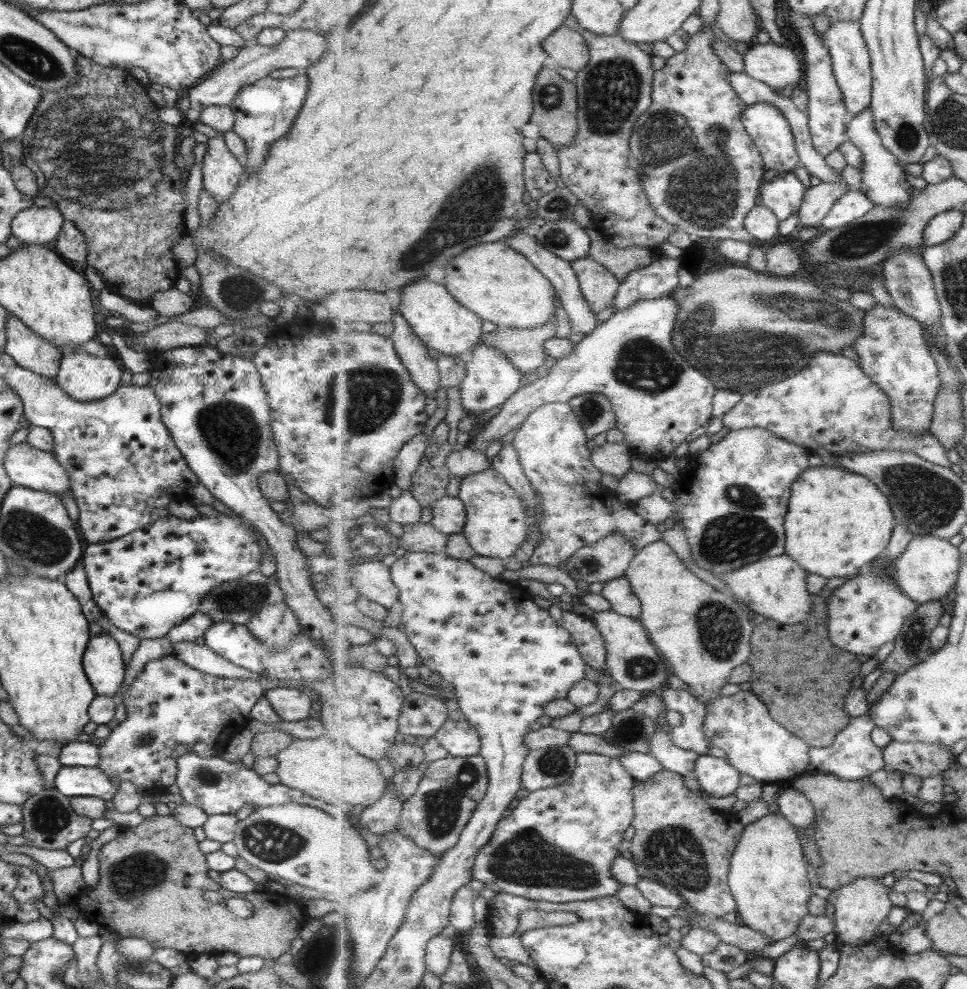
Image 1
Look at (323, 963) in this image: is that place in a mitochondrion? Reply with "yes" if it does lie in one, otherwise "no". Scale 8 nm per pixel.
yes

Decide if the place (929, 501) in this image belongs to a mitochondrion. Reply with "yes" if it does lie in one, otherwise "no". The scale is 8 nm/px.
yes

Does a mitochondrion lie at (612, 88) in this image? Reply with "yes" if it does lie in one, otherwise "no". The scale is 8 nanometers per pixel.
yes

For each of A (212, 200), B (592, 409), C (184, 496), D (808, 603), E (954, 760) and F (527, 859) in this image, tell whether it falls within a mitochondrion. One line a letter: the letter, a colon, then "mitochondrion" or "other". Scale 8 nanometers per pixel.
A: other
B: mitochondrion
C: other
D: other
E: other
F: mitochondrion

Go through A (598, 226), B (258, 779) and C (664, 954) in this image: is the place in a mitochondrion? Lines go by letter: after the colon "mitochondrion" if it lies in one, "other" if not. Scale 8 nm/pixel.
A: other
B: other
C: other

